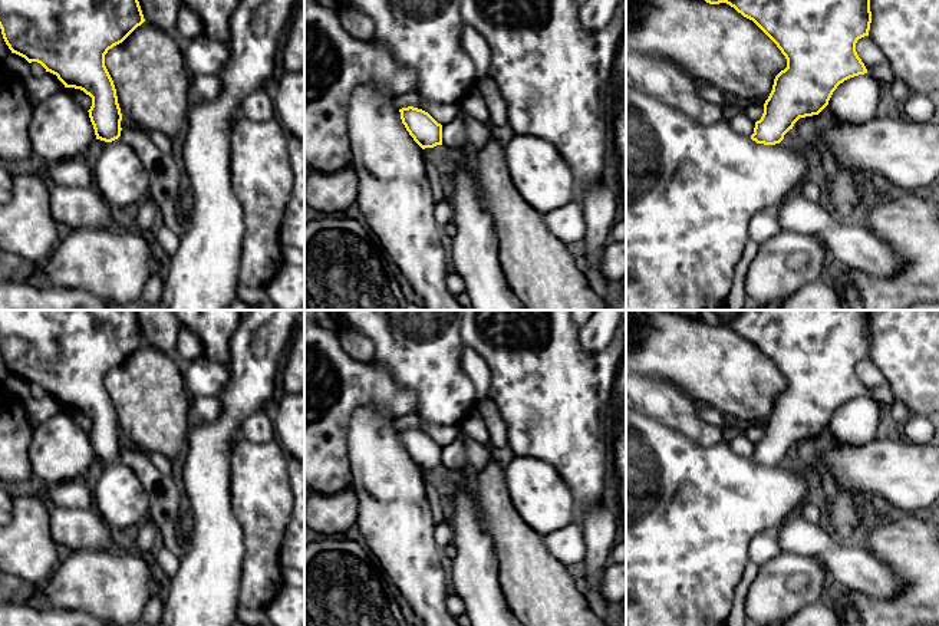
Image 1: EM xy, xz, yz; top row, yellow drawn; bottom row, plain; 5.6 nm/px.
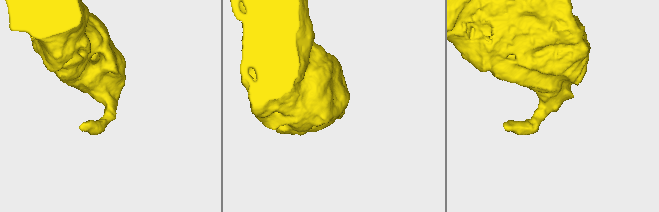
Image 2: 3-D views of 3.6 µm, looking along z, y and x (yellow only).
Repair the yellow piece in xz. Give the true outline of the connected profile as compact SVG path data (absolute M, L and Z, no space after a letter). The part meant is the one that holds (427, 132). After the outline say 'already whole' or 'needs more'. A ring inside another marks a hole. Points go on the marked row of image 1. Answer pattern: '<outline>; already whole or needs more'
M414 106L402 108L399 112L406 131L422 149L442 145L442 125L428 112Z; already whole

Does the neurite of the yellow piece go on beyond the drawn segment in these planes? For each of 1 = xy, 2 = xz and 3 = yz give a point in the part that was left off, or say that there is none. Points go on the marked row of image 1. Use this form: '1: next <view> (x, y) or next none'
1: next none
2: next none
3: next none

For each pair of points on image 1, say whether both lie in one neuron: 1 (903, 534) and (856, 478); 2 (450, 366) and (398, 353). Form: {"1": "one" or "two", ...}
{"1": "two", "2": "one"}

